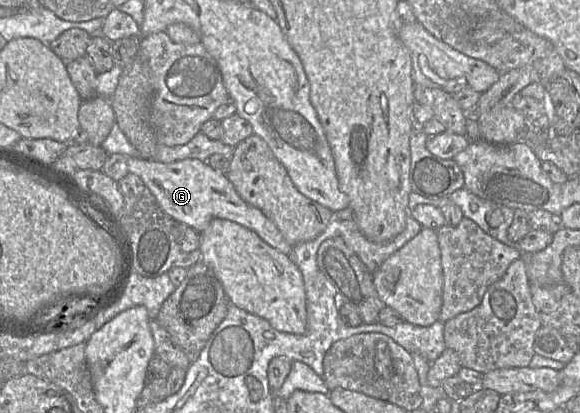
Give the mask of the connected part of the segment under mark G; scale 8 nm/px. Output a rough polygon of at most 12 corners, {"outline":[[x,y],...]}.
{"outline":[[127,157],[171,218],[203,231],[214,218],[289,255],[277,226],[199,159]]}

